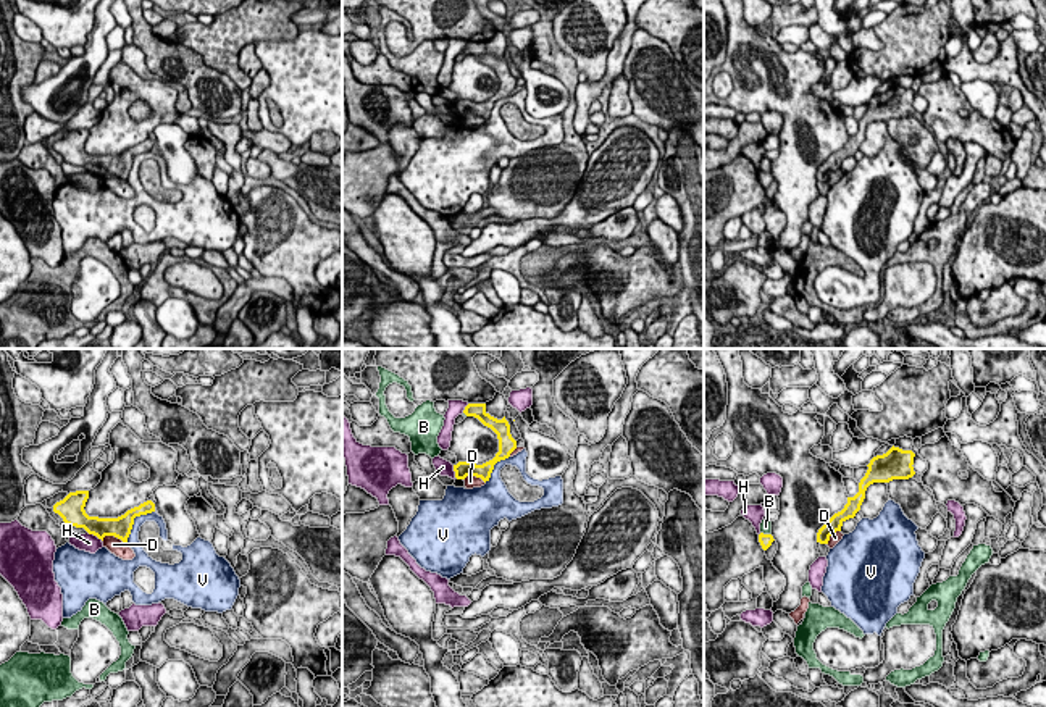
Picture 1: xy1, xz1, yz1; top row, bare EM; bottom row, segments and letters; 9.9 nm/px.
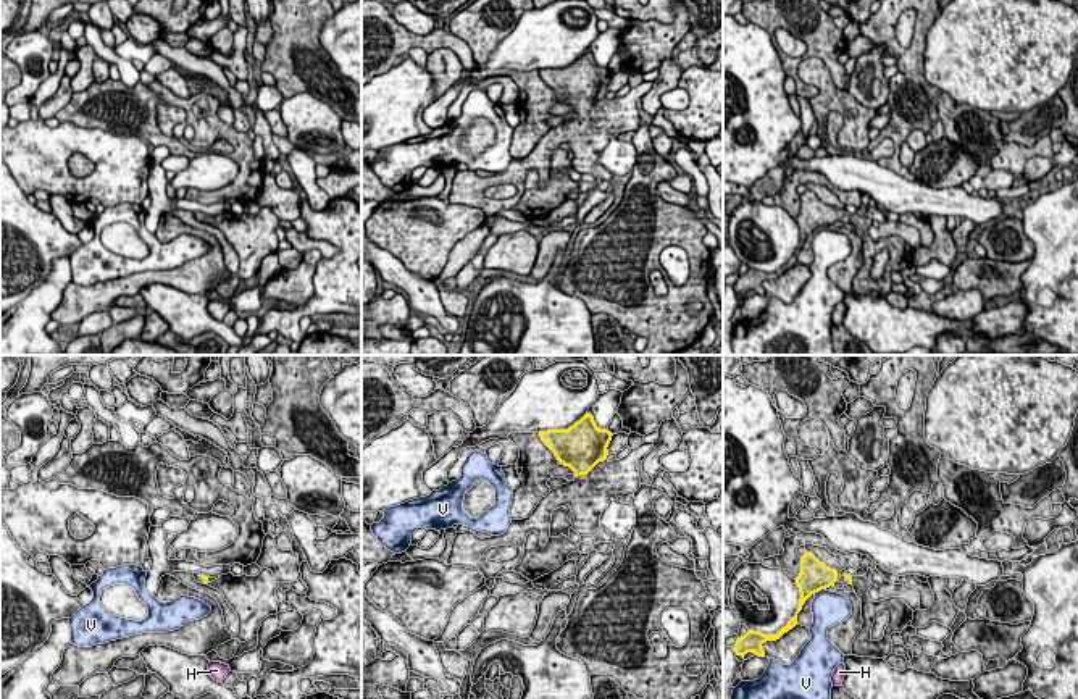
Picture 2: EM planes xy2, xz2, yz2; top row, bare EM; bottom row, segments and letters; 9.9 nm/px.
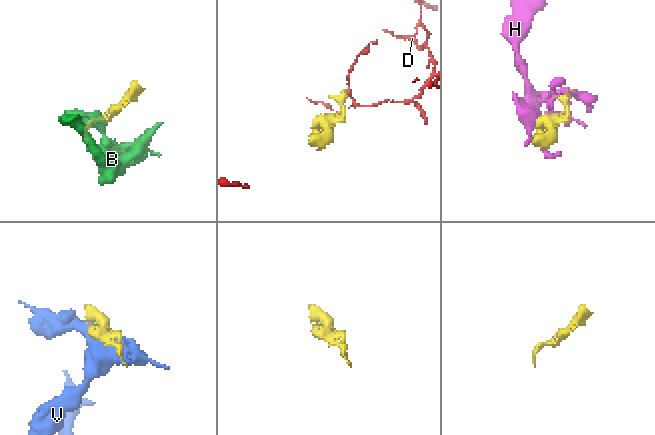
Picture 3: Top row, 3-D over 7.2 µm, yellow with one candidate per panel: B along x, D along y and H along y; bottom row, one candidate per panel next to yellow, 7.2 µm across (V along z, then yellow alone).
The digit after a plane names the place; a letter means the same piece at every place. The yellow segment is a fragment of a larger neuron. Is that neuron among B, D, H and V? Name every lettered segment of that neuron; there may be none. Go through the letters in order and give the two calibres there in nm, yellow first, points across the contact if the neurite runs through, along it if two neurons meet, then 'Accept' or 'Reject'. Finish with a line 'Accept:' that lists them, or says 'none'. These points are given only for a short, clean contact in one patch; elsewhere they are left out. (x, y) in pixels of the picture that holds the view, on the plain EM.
B: Thickness 130 nm (yellow) against 130 nm. Boundary: yz1 (761, 170), (770, 173). Reject
D: Thickness 200 nm (yellow) against 160 nm. Reject
H: Thickness 200 nm (yellow) against 190 nm. Reject
V: Thickness 200 nm (yellow) against 130 nm. Reject
Accept: none

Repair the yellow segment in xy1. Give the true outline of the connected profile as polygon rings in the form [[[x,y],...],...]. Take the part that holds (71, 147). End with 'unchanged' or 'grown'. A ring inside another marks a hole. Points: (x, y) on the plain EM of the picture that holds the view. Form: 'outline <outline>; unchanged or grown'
outline [[[89,129],[69,131],[63,139],[53,144],[53,150],[58,152],[66,163],[84,166],[89,173],[102,179],[105,174],[115,174],[128,182],[134,157],[155,150],[155,142],[147,139],[118,157],[89,155],[84,149],[87,137]]]; unchanged

